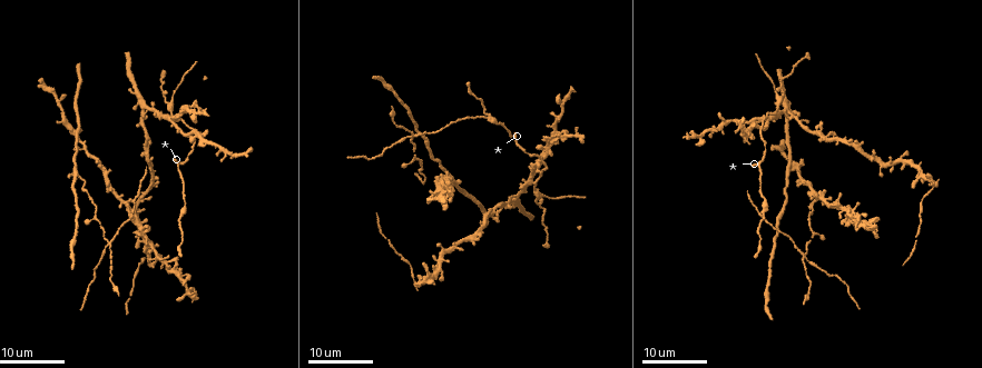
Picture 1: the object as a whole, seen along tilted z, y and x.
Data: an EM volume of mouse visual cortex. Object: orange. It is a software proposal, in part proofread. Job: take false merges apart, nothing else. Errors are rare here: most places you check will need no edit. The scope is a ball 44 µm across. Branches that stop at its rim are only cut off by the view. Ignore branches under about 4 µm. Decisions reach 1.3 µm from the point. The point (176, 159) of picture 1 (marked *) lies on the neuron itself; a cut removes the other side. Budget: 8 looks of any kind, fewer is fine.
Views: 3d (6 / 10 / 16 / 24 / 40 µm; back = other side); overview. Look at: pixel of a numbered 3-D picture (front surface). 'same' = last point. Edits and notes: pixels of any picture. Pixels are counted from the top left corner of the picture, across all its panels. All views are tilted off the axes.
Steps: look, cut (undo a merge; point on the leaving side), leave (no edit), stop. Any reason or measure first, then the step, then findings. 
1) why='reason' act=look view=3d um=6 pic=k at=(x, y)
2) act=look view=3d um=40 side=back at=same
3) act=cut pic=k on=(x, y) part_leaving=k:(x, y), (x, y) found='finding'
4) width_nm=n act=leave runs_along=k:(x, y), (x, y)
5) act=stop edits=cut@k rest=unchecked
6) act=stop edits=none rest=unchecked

why='three arms meet' act=look view=3d um=24 pic=1 at=(181, 120)

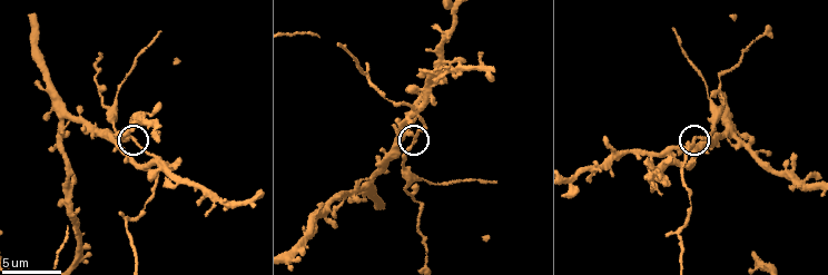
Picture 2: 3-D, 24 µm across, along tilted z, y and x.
why='zoom in' act=look view=3d um=6 pic=2 at=(414, 141)

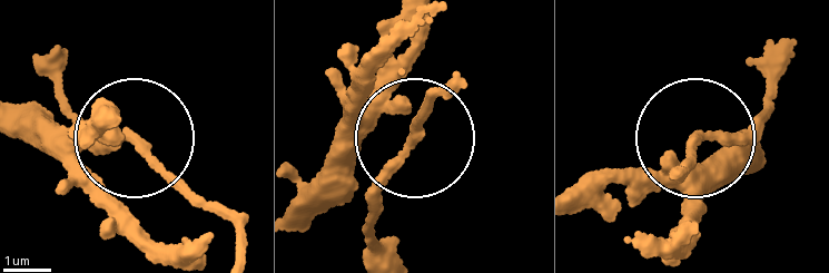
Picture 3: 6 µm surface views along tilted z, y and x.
act=leave runs_along=3:(671, 175), (693, 142), (763, 122) found='all the same neuron'

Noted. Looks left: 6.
why='small branch off a trunk' act=look view=3d um=10 pic=2 at=(114, 109)

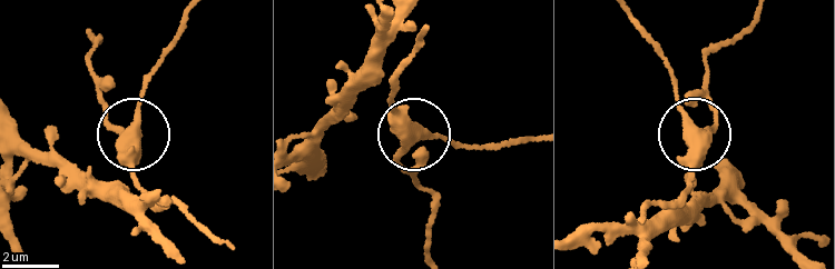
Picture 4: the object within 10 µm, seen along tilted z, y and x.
width_nm=370 act=leave runs_along=4:(424, 32), (392, 99), (412, 121), (408, 172) found='all the same neuron'

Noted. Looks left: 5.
act=look view=3d um=16 pic=1 at=(101, 164)

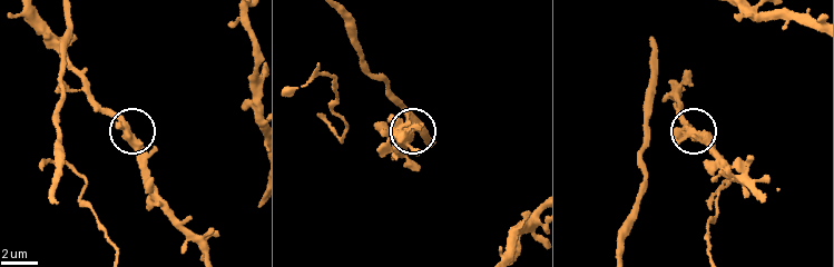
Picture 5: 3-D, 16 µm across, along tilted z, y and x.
act=look view=3d um=6 pic=5 at=(128, 135)

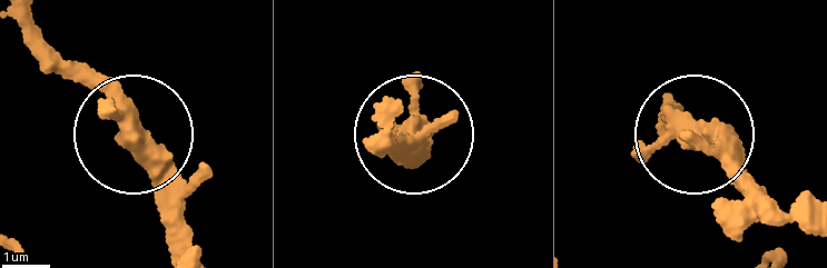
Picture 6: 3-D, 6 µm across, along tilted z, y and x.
arms=3 act=leave found='one neuron here'

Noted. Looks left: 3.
act=look view=3d um=16 pic=1 at=(785, 204)

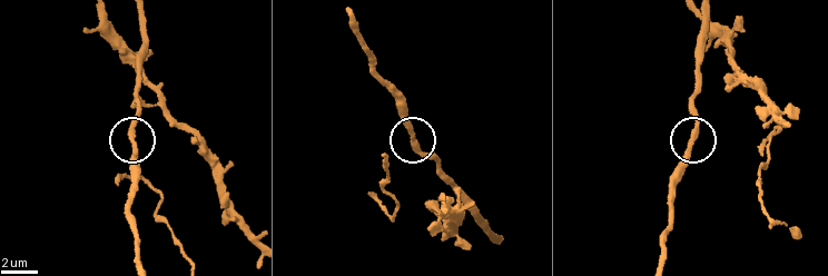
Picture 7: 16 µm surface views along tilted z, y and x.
act=look view=3d um=6 pic=7 at=(132, 139)

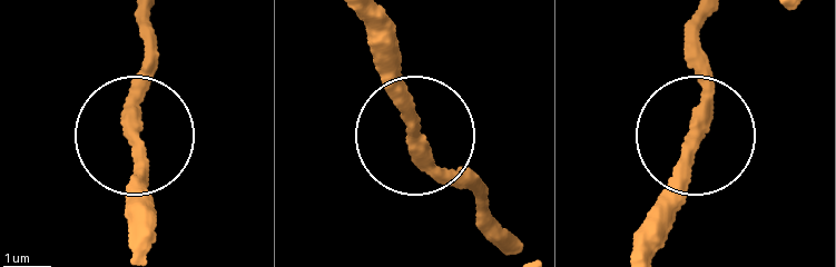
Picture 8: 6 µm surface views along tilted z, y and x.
side_arm_um=19 act=leave found='one neuron here'

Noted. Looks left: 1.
act=stop edits=none rest=unchecked

